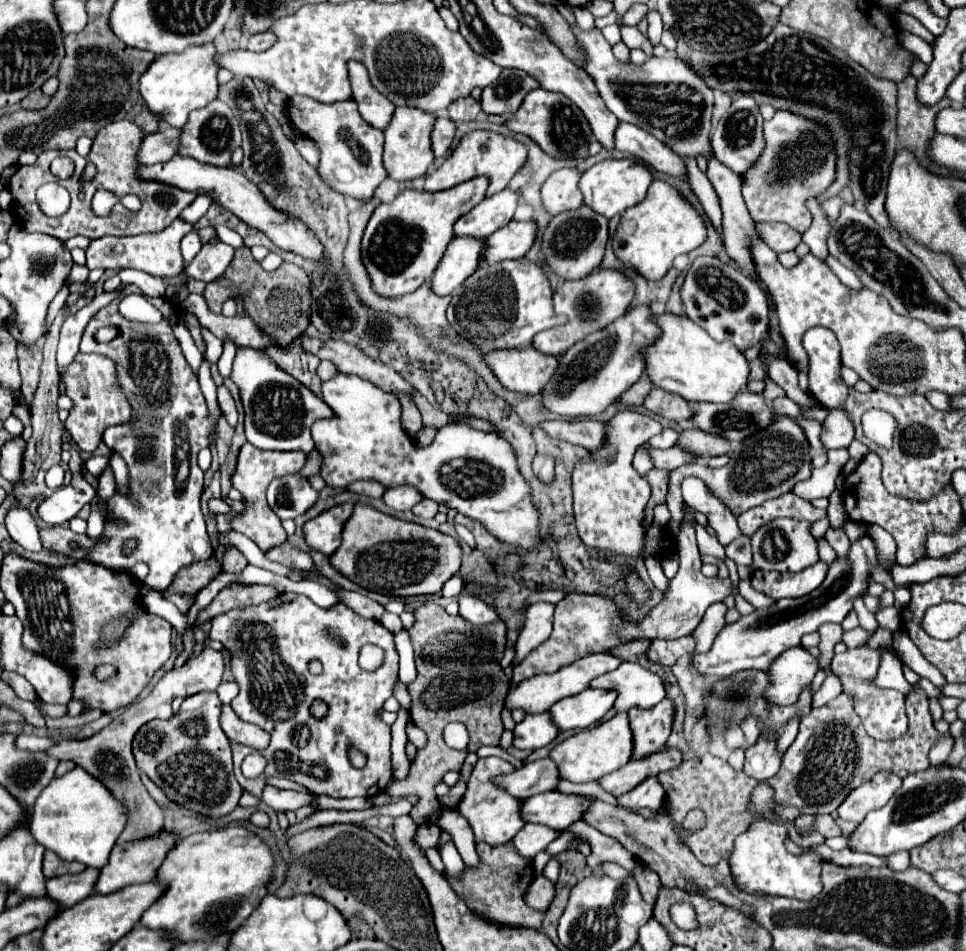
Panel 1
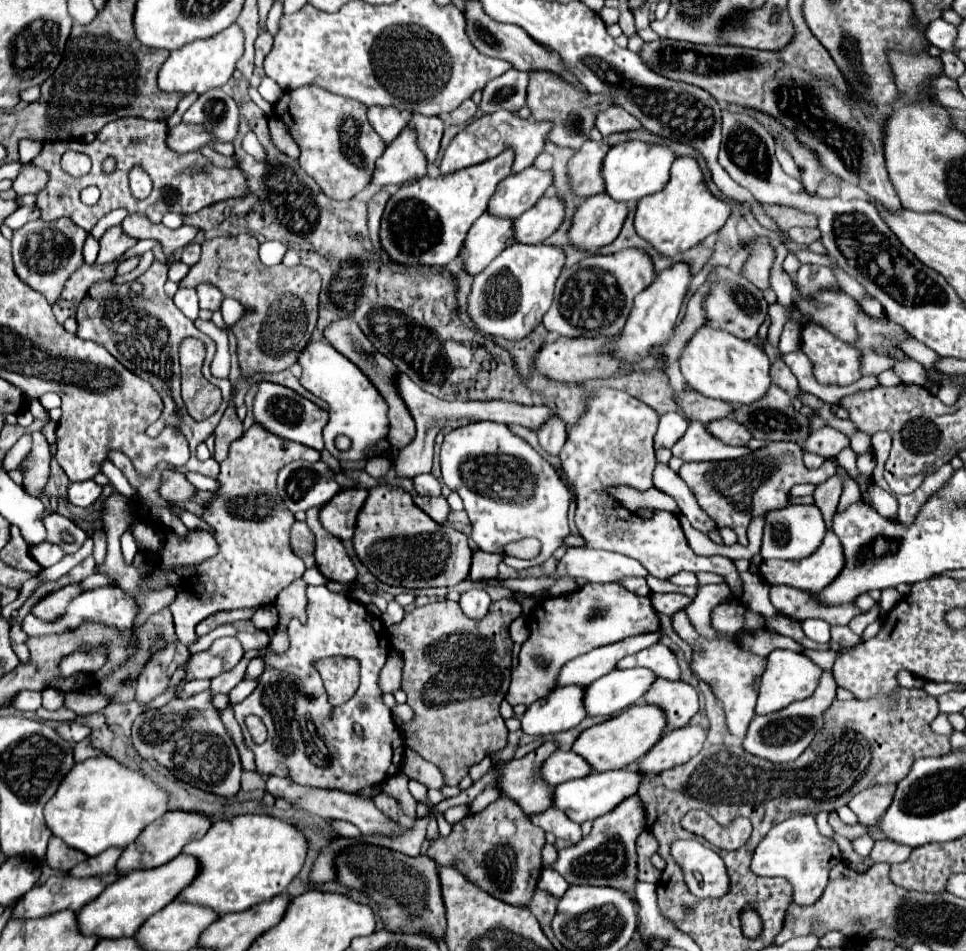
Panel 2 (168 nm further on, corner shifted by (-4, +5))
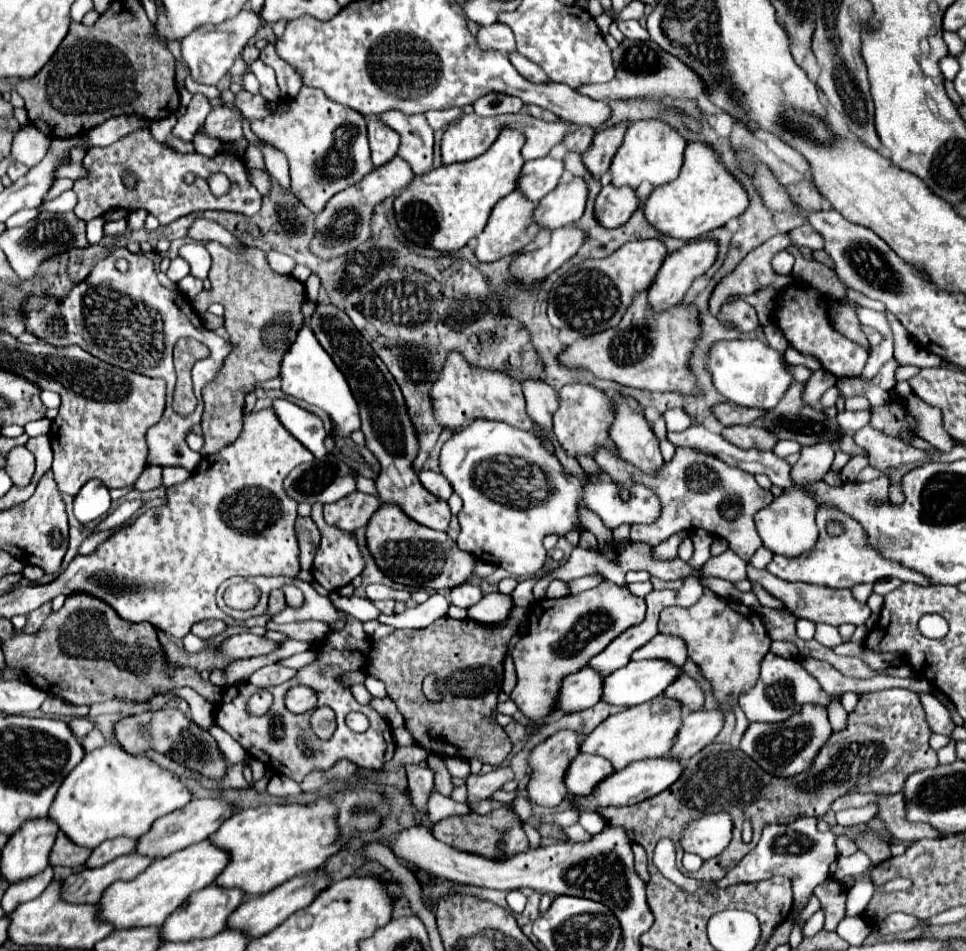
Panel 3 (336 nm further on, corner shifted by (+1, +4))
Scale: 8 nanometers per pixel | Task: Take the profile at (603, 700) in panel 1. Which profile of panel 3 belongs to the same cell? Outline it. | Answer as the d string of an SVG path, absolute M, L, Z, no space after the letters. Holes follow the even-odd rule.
M646 659L630 661L604 679L602 701L618 707L634 707L658 695L680 675L682 669L672 667L668 661Z

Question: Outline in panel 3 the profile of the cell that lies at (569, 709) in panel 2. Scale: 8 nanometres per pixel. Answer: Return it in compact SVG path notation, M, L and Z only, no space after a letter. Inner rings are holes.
M584 667L578 673L564 677L562 687L554 701L554 711L572 715L594 707L600 701L600 685L602 675L598 675L590 667Z

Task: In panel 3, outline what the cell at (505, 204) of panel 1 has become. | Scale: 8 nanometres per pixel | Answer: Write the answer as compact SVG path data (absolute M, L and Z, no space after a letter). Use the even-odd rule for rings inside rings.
M550 157L526 161L520 171L516 191L520 191L530 201L540 201L546 193L550 193L558 185L562 171L564 163Z

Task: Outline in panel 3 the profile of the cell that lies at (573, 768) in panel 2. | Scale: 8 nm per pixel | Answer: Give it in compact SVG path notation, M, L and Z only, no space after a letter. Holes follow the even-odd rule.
M580 753L568 765L568 769L564 773L564 783L566 783L568 793L572 793L572 795L588 795L588 791L592 791L592 787L600 779L610 775L612 771L614 769L606 759L602 759L598 755Z

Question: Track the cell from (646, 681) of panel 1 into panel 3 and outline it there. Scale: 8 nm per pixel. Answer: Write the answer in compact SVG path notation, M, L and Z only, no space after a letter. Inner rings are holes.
M658 633L650 643L646 643L640 649L636 649L630 659L632 661L662 659L662 661L672 663L674 667L682 667L684 661L686 661L686 647L684 647L684 641L682 639L676 639L676 637Z

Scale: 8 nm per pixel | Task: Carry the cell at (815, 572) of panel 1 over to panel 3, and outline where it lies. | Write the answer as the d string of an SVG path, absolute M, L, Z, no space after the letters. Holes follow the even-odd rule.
M822 507L816 513L816 523L820 529L820 539L816 543L816 547L800 557L782 557L782 555L774 555L772 561L768 563L768 571L780 579L786 581L800 581L800 583L810 583L810 585L822 585L822 587L832 587L832 589L852 589L854 585L860 583L876 583L880 579L888 579L888 577L898 577L900 581L912 581L912 583L920 583L920 585L928 585L926 579L920 579L920 575L916 575L914 571L908 571L906 567L900 567L888 559L882 559L880 553L872 547L868 547L866 543L866 535L864 529L860 527L860 523L856 523L852 517L836 511L834 507ZM836 521L844 527L844 533L840 533L838 537L828 535L828 523Z

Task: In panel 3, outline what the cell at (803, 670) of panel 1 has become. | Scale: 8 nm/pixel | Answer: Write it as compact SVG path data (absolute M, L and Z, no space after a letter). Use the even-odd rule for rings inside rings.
M768 653L764 657L762 667L760 667L758 683L752 687L752 691L742 695L738 703L740 703L742 711L746 713L748 721L778 723L778 721L788 719L788 715L800 711L802 703L818 703L818 705L826 707L828 705L828 693L820 687L820 683L816 683L816 679L812 675L808 675L808 671L804 671L800 661L784 659L780 655Z

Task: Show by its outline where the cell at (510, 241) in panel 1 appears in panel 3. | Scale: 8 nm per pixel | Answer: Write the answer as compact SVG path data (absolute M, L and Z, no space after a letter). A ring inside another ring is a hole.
M574 177L570 183L560 185L548 195L544 195L544 199L540 199L540 203L536 205L532 219L534 223L540 225L540 229L546 231L572 225L584 213L586 197L588 197L586 183Z

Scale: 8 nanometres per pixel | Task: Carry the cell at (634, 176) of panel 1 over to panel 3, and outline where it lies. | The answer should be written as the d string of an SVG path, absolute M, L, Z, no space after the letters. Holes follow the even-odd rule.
M636 121L628 127L622 145L618 147L612 163L612 185L614 187L630 187L638 189L640 183L648 181L652 187L660 187L678 177L682 167L682 153L686 141L664 121Z

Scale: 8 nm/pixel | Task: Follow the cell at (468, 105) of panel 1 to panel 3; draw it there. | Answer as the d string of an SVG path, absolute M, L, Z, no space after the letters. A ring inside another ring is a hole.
M454 107L454 109L448 109L448 111L428 111L426 113L426 119L428 119L430 127L436 131L436 129L446 129L460 115L462 115L462 109L460 107L458 109Z

